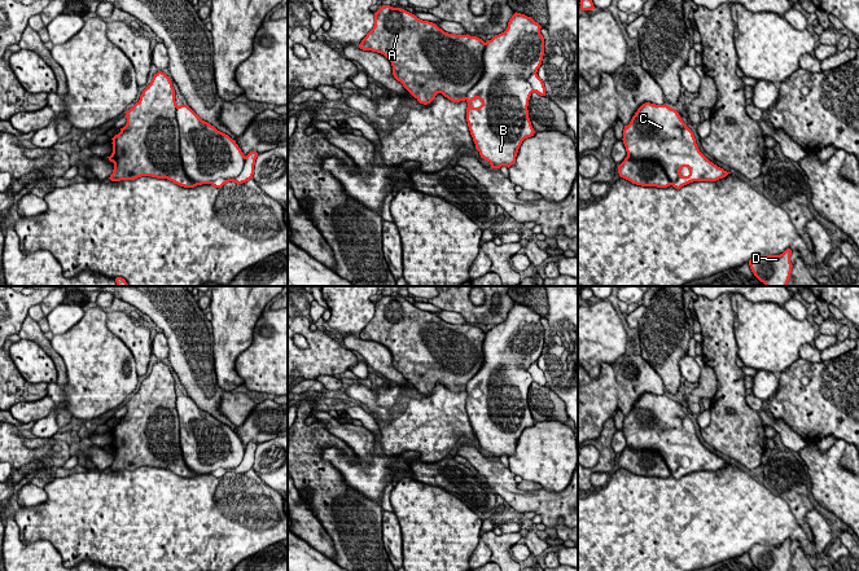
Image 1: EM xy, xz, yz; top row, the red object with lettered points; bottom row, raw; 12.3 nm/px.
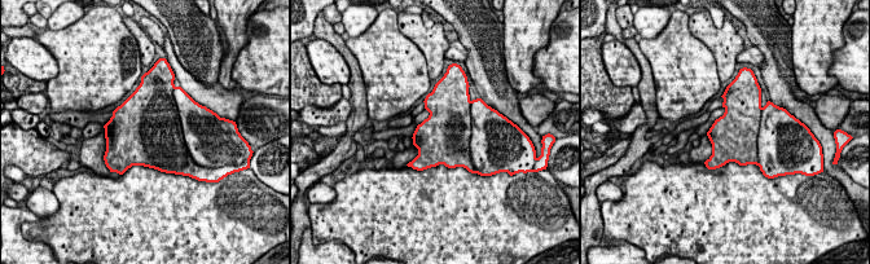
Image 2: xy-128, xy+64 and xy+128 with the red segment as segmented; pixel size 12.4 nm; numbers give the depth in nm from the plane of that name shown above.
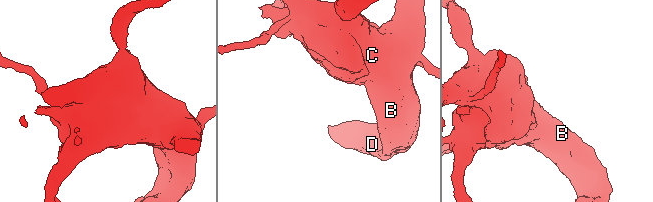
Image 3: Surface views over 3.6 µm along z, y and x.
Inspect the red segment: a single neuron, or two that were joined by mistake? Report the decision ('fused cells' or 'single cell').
fused cells

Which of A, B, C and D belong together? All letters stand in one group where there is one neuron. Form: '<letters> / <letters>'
A / B C D

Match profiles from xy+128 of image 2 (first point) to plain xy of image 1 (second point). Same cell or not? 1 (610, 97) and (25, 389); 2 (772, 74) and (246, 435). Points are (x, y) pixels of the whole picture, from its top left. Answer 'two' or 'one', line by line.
1: one
2: two

